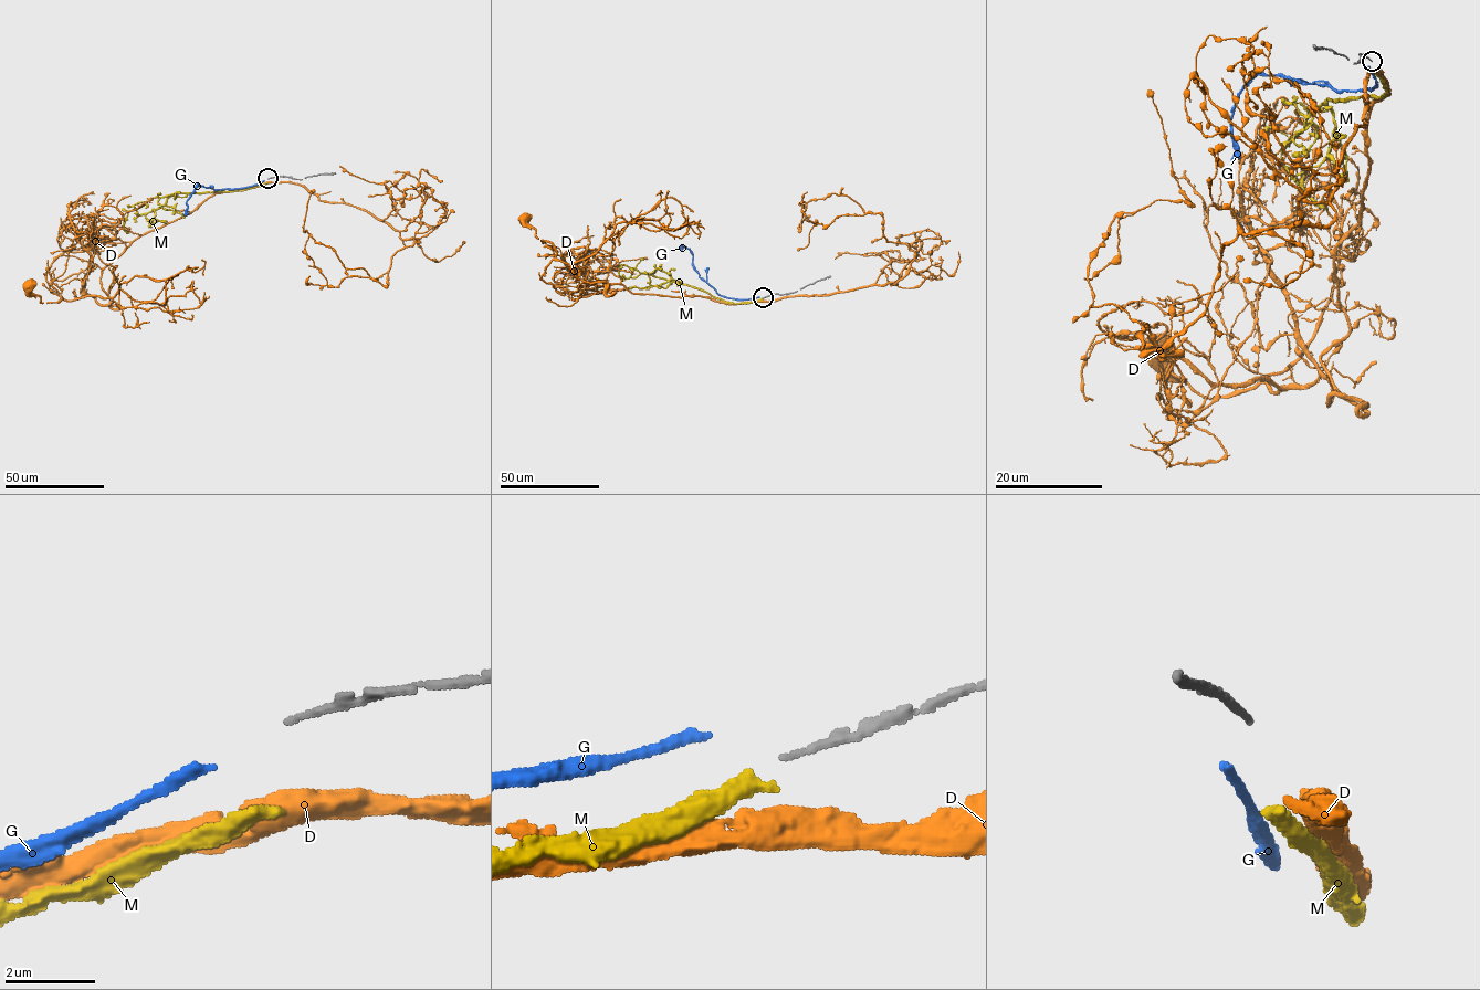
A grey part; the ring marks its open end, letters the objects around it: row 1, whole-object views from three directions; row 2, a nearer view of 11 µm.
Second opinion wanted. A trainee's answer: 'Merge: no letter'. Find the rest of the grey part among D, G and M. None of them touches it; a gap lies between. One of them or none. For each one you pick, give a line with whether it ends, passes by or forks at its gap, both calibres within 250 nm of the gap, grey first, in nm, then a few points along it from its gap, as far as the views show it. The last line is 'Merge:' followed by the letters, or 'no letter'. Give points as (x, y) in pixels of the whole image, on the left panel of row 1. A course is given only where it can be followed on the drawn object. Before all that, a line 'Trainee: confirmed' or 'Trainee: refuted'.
Trainee: confirmed
Merge: no letter

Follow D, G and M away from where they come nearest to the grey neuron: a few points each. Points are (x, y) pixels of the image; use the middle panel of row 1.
D: (763, 299), (725, 303), (701, 296), (636, 294), (622, 284), (598, 285), (584, 266), (578, 278), (524, 218)
G: (759, 297), (720, 295), (699, 276), (692, 252), (680, 245)
M: (763, 298), (726, 303), (685, 284), (640, 273), (623, 264), (619, 272), (621, 281)

